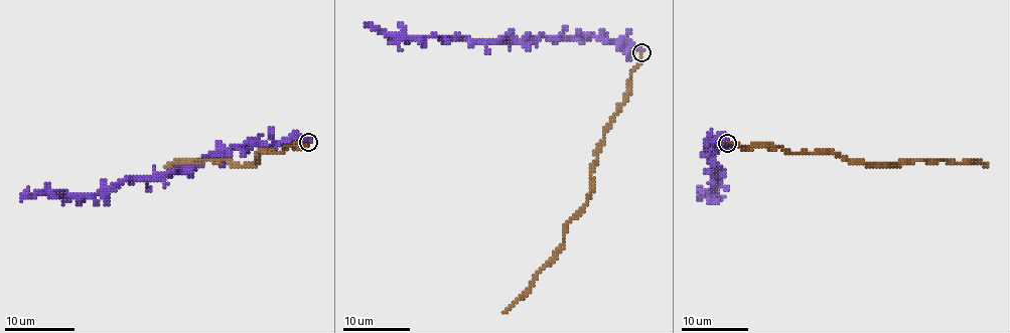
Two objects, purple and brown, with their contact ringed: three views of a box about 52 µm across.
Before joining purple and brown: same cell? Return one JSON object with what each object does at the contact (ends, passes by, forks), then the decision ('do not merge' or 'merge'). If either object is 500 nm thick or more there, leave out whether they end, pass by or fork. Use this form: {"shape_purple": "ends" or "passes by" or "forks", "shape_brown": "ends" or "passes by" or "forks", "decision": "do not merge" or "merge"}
{"shape_purple": "ends", "shape_brown": "ends", "decision": "do not merge"}

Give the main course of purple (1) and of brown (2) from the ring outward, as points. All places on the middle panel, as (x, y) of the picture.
1: (641, 52), (621, 42), (574, 37), (471, 40), (385, 35), (365, 24)
2: (641, 52), (628, 98), (598, 152), (588, 203), (568, 223), (563, 247), (503, 313)

